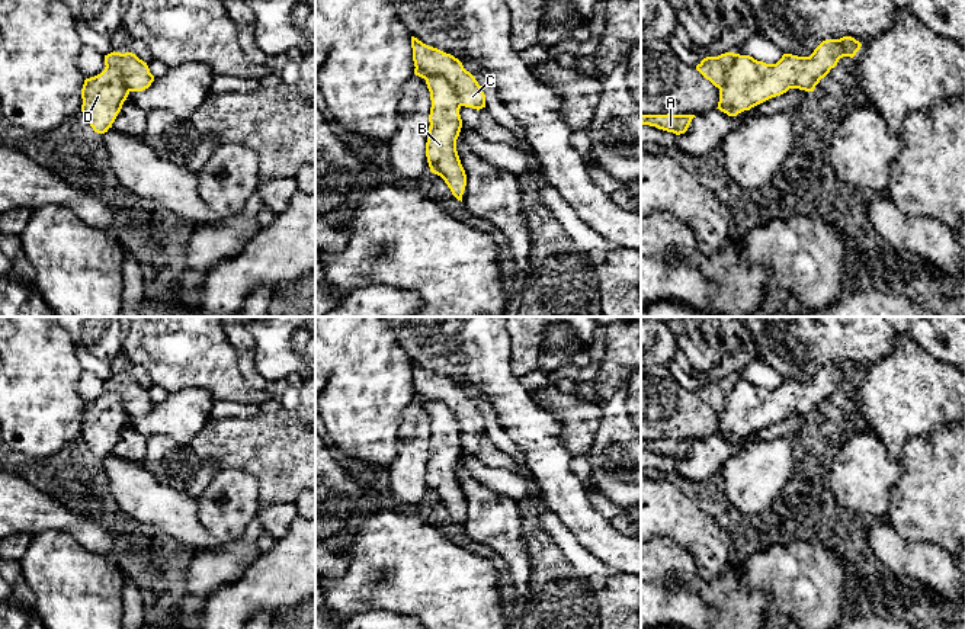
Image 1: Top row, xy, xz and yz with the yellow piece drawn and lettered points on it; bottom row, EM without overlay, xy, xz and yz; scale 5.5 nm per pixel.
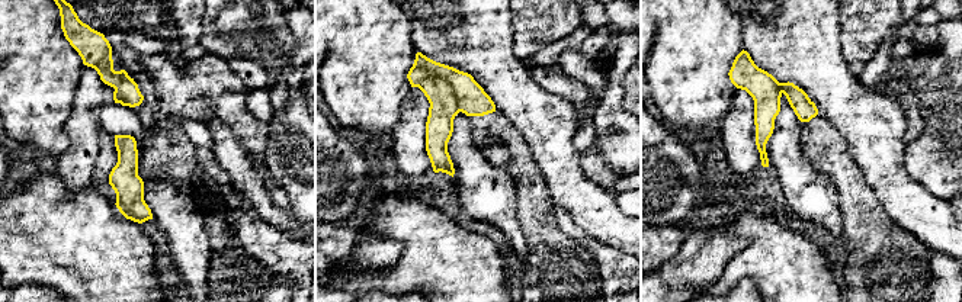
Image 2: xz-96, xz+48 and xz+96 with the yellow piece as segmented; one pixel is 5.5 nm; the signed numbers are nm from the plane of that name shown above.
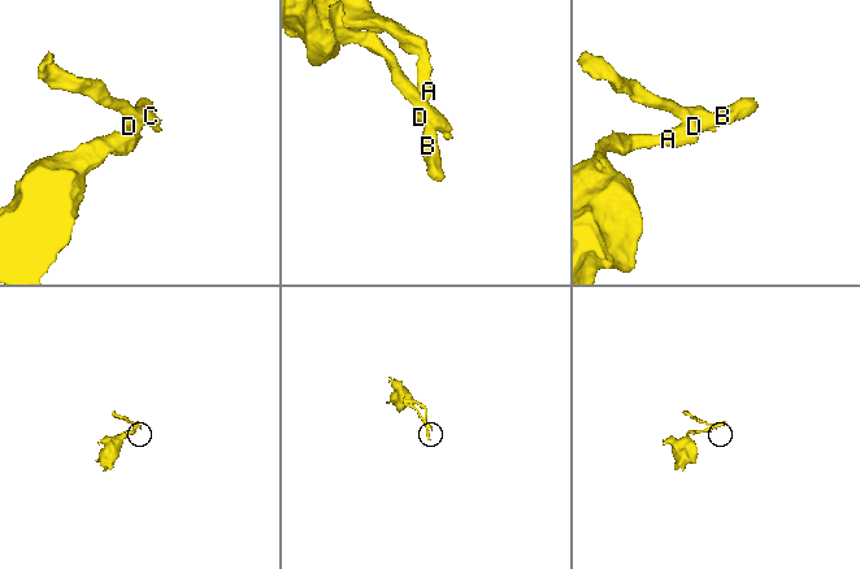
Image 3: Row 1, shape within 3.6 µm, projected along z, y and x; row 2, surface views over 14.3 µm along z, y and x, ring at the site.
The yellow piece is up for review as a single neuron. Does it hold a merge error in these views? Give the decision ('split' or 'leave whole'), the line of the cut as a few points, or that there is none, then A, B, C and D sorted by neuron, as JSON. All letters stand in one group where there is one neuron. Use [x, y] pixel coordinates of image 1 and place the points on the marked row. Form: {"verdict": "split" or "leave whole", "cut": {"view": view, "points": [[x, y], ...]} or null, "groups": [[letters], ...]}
{"verdict": "split", "cut": {"view": "xz", "points": [[416, 67], [432, 77], [443, 79], [452, 87], [461, 105]]}, "groups": [["A", "B", "D"], ["C"]]}

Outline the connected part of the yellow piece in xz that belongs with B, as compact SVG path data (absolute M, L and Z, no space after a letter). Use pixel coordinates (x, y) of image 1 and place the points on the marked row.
M417 68L414 74L426 80L432 100L426 142L430 171L440 176L452 195L462 202L467 174L456 151L456 139L462 128L458 94L446 80L432 78Z

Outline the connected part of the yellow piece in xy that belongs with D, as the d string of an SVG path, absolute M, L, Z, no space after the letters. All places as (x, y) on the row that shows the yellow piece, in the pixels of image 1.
M105 67L100 74L84 80L81 112L94 132L105 134L112 128L128 94L116 67Z

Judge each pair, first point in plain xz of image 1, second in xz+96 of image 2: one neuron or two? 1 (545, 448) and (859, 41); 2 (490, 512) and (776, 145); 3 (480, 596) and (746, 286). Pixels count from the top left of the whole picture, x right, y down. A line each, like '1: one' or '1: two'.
1: two
2: one
3: two

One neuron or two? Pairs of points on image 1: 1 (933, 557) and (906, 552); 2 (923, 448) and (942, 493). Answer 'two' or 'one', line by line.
1: one
2: one

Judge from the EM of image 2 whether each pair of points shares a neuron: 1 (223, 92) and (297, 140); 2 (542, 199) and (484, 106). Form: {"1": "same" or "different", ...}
{"1": "different", "2": "same"}

